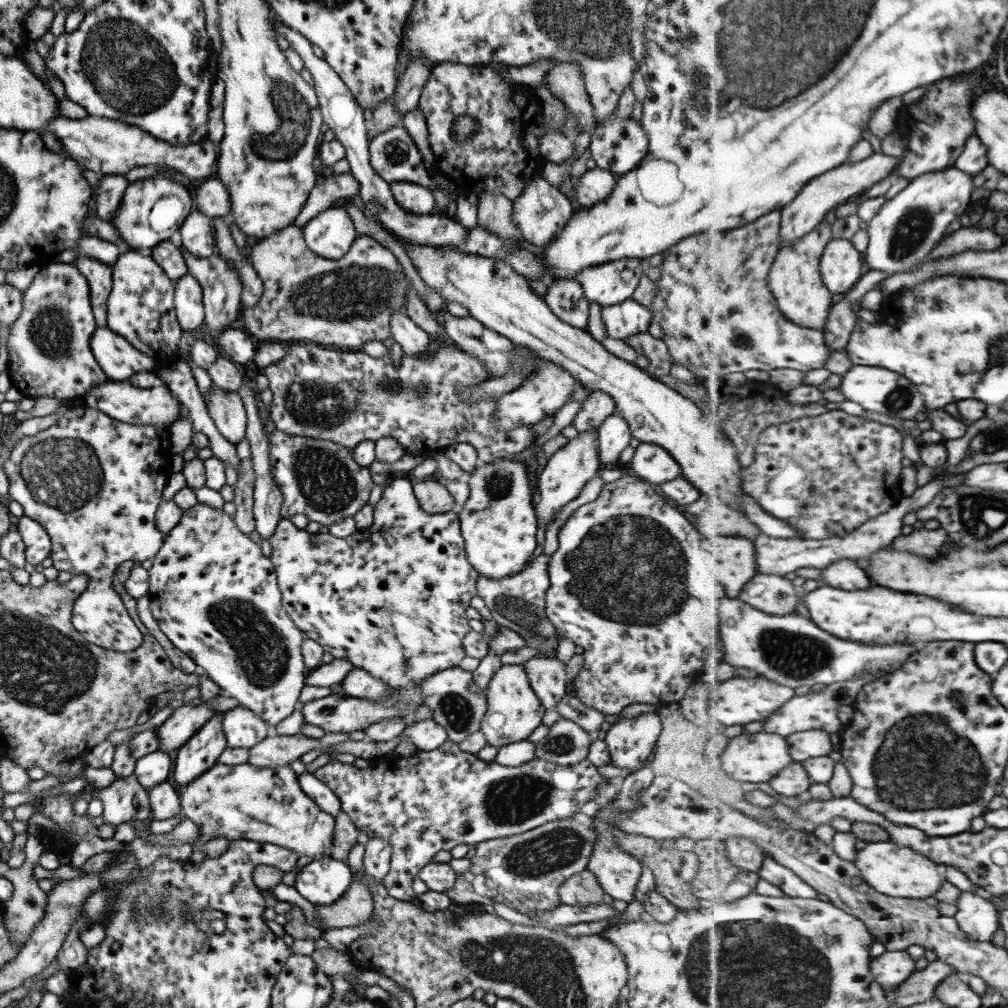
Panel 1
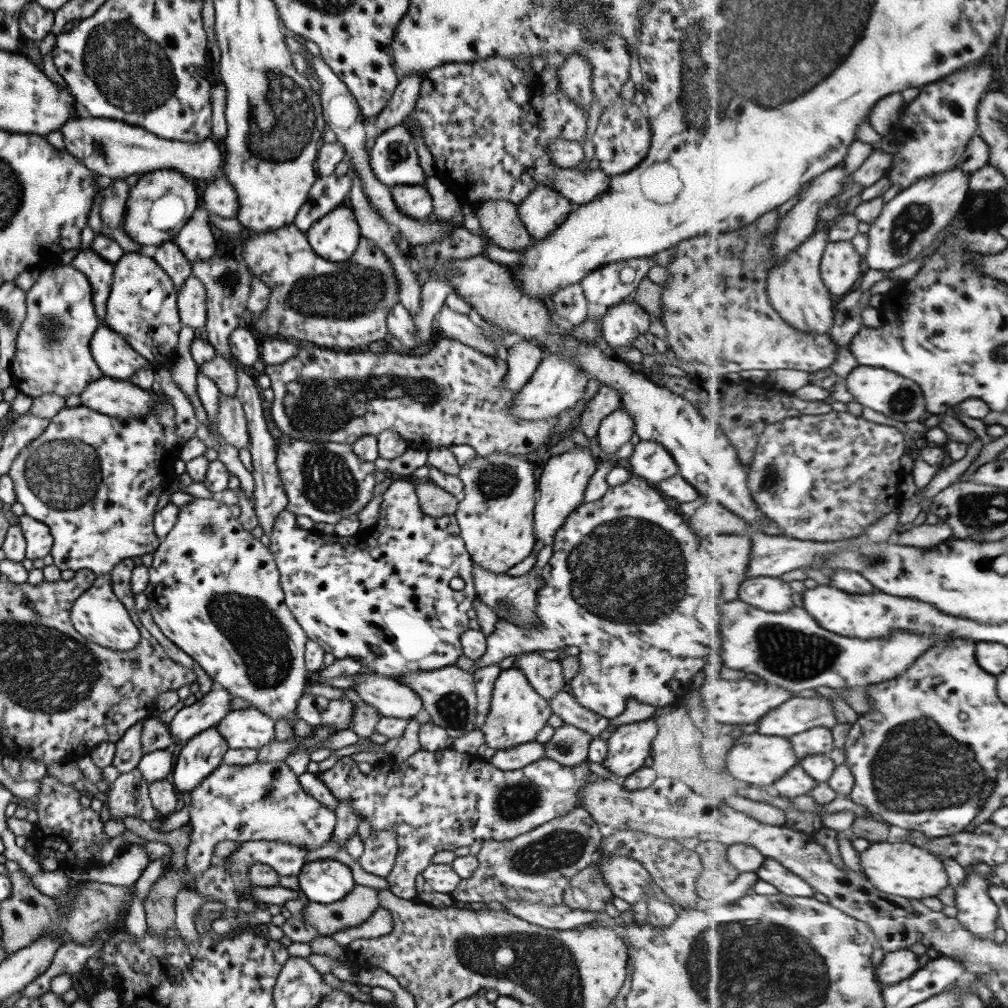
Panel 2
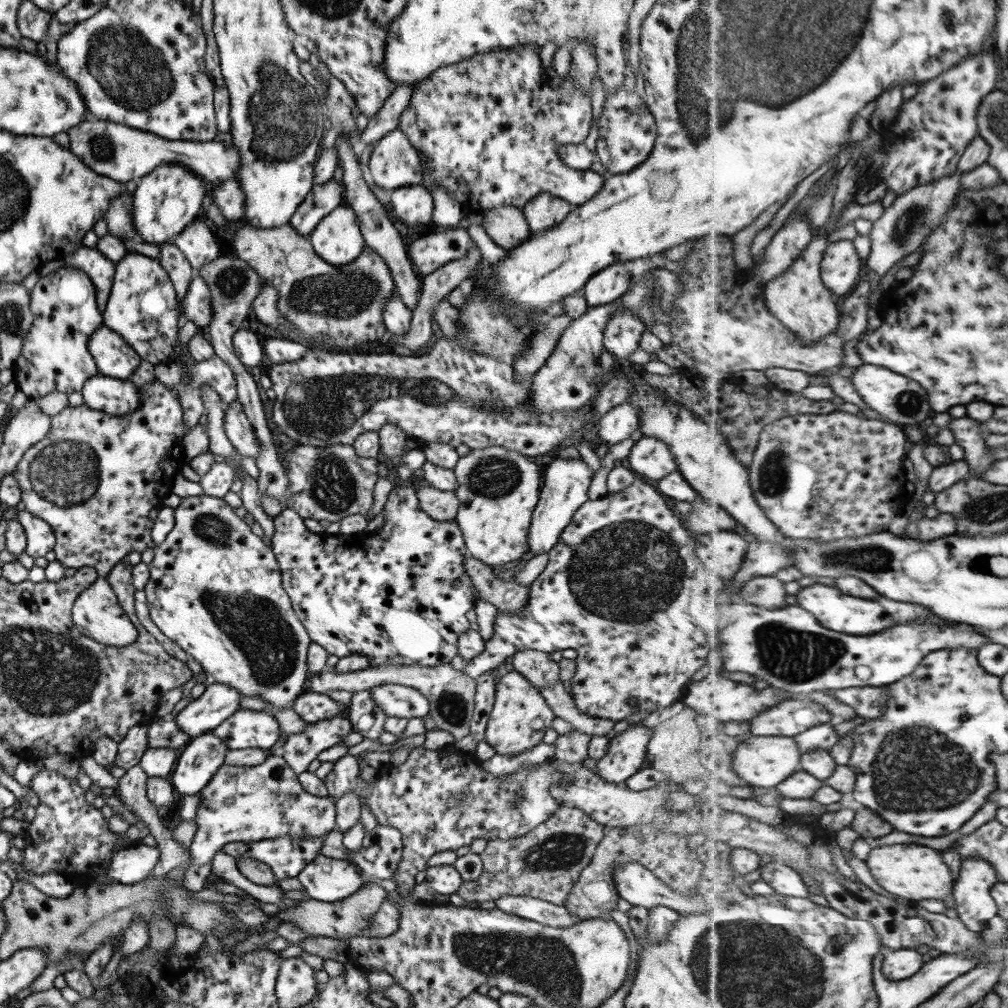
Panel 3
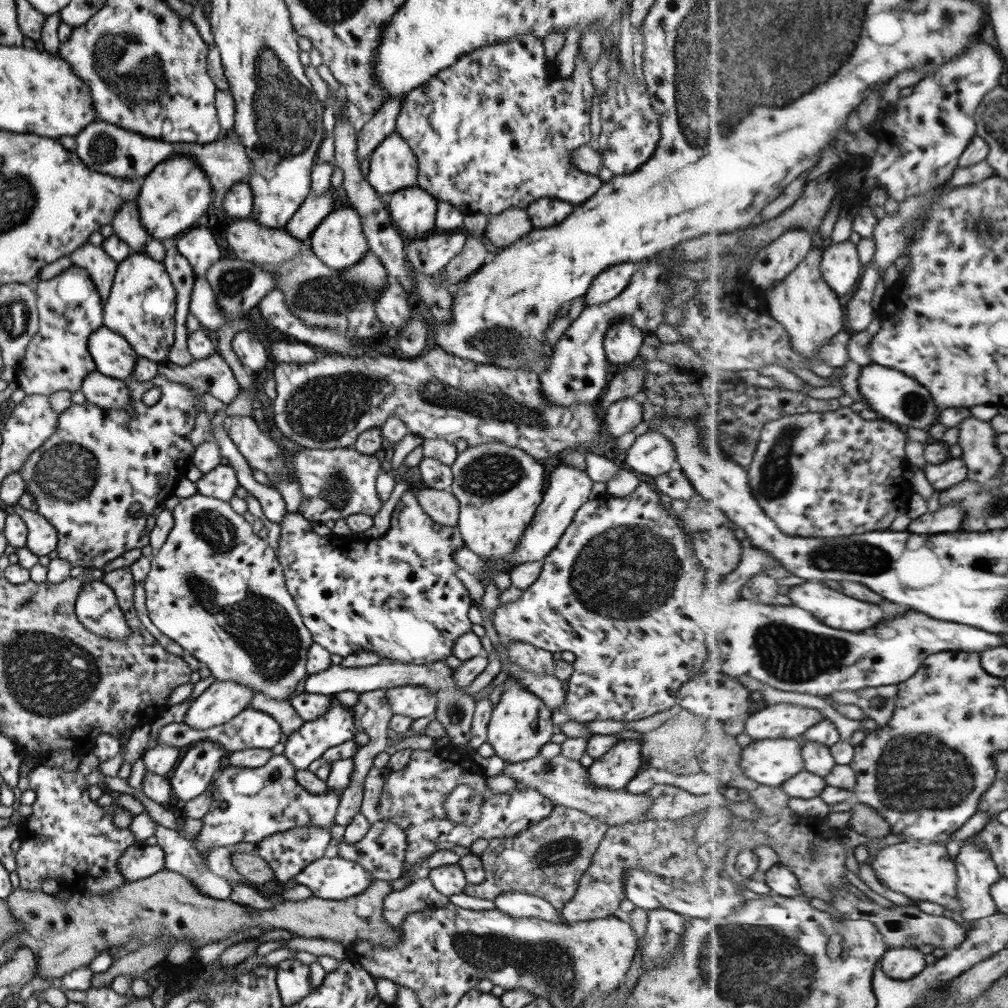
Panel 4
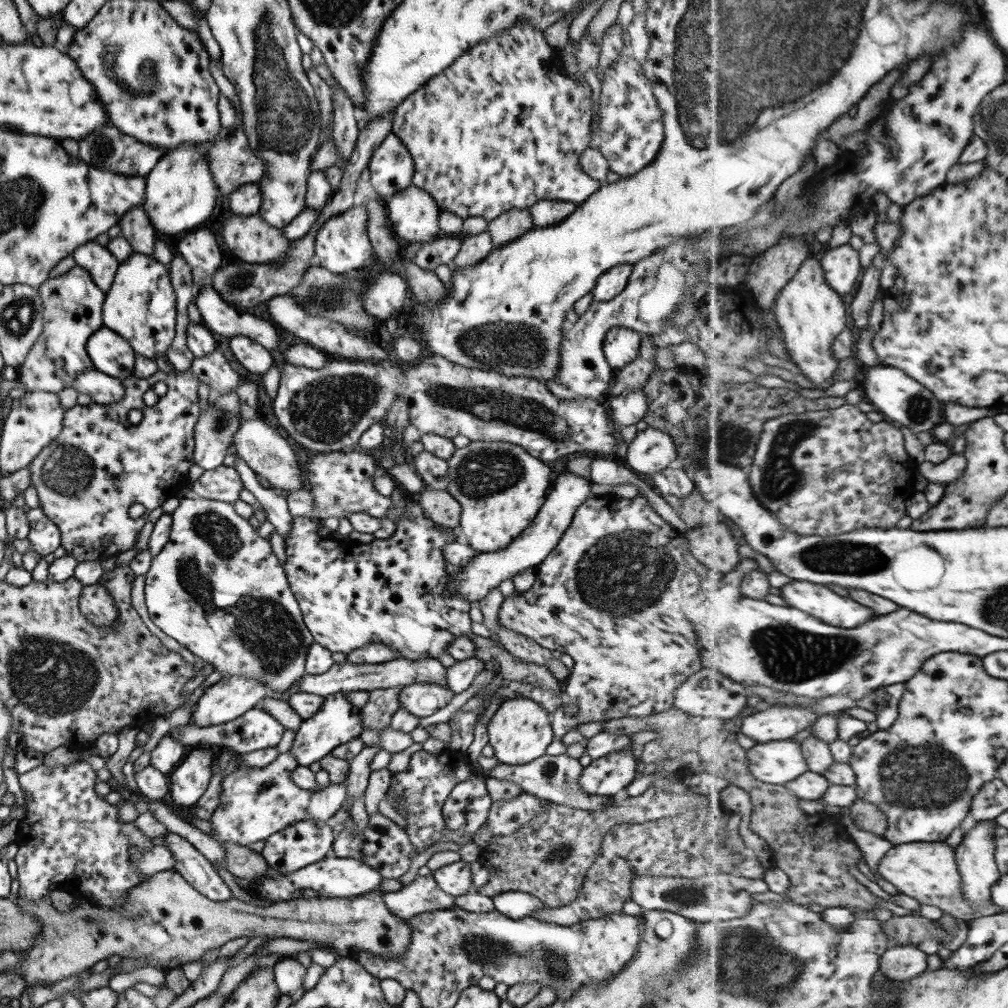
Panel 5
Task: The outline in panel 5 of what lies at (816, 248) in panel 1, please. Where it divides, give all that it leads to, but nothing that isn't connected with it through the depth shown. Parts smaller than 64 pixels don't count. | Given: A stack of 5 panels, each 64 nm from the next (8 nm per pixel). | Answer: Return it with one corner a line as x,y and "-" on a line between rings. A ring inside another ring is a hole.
811,256
803,262
798,273
784,286
774,302
774,313
785,336
786,348
793,358
792,361
801,368
805,378
809,378
813,384
821,384
829,380
833,372
839,368
839,360
833,357
832,346
836,338
847,329
849,320
847,320
847,306
843,302
842,295
826,280
821,260

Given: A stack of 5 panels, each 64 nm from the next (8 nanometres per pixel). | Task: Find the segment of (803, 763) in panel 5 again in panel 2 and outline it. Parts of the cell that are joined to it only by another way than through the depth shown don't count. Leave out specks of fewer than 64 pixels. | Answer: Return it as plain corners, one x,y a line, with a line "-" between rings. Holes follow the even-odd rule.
748,733
737,736
736,740
737,744
731,748
726,760
726,768
736,784
748,783
760,788
773,785
777,779
787,771
791,771
801,761
795,754
792,741
784,736

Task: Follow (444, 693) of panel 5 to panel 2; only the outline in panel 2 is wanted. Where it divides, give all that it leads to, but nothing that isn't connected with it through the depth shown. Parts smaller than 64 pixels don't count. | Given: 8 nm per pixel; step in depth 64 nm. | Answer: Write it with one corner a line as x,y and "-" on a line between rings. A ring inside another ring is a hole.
367,670
356,672
354,685
351,689
358,694
361,700
374,706
381,717
395,717
408,720
413,718
422,706
421,699
407,685
388,677
370,675
370,672

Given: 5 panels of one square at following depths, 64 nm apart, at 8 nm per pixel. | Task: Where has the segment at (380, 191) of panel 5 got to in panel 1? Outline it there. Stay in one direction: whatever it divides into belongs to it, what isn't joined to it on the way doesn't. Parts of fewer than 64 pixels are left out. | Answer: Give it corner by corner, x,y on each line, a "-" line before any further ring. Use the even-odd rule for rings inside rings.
396,125
371,138
368,141
368,155
373,172
375,172
381,180
385,180
387,184
405,182
417,184
428,189
434,188
435,185
437,185
437,187
442,188
448,196
456,197
458,195
456,187
453,186
453,184
449,184
449,180
445,180
441,174
437,173
435,167
434,171
427,172
427,168
423,166
423,162
421,161
419,150
415,147
415,144
411,141
409,135
407,135
407,131
405,131
401,125

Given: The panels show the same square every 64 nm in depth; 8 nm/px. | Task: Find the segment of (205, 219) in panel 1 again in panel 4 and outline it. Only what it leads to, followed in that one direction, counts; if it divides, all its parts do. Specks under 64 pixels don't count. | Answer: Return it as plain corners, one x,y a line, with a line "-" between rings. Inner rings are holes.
203,222
178,235
172,243
187,259
195,277
204,278
206,268
221,258
219,248

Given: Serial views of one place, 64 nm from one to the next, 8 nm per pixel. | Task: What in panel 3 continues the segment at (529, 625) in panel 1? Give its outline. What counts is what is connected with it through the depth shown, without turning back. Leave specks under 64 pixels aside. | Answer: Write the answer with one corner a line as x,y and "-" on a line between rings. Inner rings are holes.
469,554
463,557
463,567
471,585
479,591
479,596
495,606
498,612
518,614
526,605
528,586
517,586
511,579
502,582
491,568

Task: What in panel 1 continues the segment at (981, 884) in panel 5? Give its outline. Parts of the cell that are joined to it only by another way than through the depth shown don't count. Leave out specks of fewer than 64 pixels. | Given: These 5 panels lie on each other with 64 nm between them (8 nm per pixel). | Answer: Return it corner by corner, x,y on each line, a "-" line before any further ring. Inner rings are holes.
976,886
975,893
961,892
957,899
958,908
954,917
959,926
971,940
990,942
999,930
1000,916
997,915
997,908
991,901
981,897
983,888

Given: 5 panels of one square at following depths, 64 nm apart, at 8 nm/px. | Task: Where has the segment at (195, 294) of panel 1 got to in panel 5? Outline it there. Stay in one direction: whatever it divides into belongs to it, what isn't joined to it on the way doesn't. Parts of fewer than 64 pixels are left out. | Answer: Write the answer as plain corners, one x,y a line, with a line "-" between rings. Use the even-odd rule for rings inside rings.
213,287
200,288
194,298
202,325
212,332
230,339
234,336
246,336
264,346
274,356
279,355
279,332
276,325
264,316
252,316
243,310
235,310
221,300

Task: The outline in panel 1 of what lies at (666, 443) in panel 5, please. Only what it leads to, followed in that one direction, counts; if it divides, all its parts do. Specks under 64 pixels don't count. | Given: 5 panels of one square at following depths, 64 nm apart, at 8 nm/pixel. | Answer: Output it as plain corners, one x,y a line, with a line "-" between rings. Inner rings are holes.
639,443
628,464
633,474
654,487
681,476
680,466
673,457
655,444

